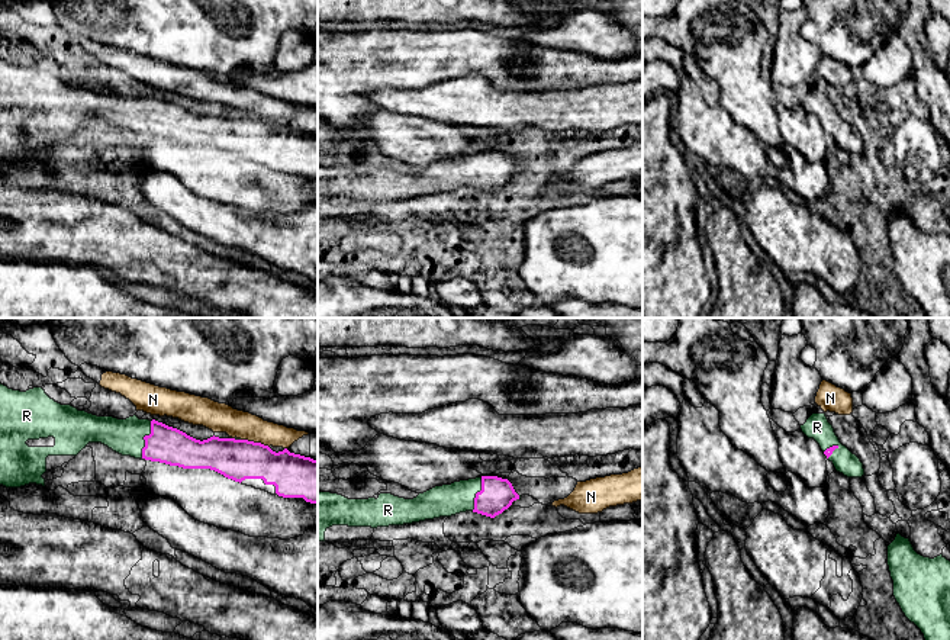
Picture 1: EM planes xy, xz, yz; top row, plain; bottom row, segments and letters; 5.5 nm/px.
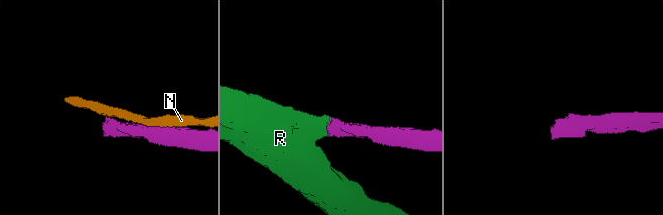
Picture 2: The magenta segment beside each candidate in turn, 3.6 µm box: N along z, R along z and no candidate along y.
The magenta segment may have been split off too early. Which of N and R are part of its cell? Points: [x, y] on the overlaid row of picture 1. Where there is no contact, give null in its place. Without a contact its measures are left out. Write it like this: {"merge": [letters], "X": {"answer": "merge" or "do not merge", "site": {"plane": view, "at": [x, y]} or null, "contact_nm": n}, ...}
{"merge": ["R"], "N": {"answer": "do not merge", "site": {"plane": "xy", "at": [255, 443]}, "contact_nm": 170}, "R": {"answer": "merge", "site": {"plane": "xy", "at": [144, 439]}, "contact_nm": 220}}

